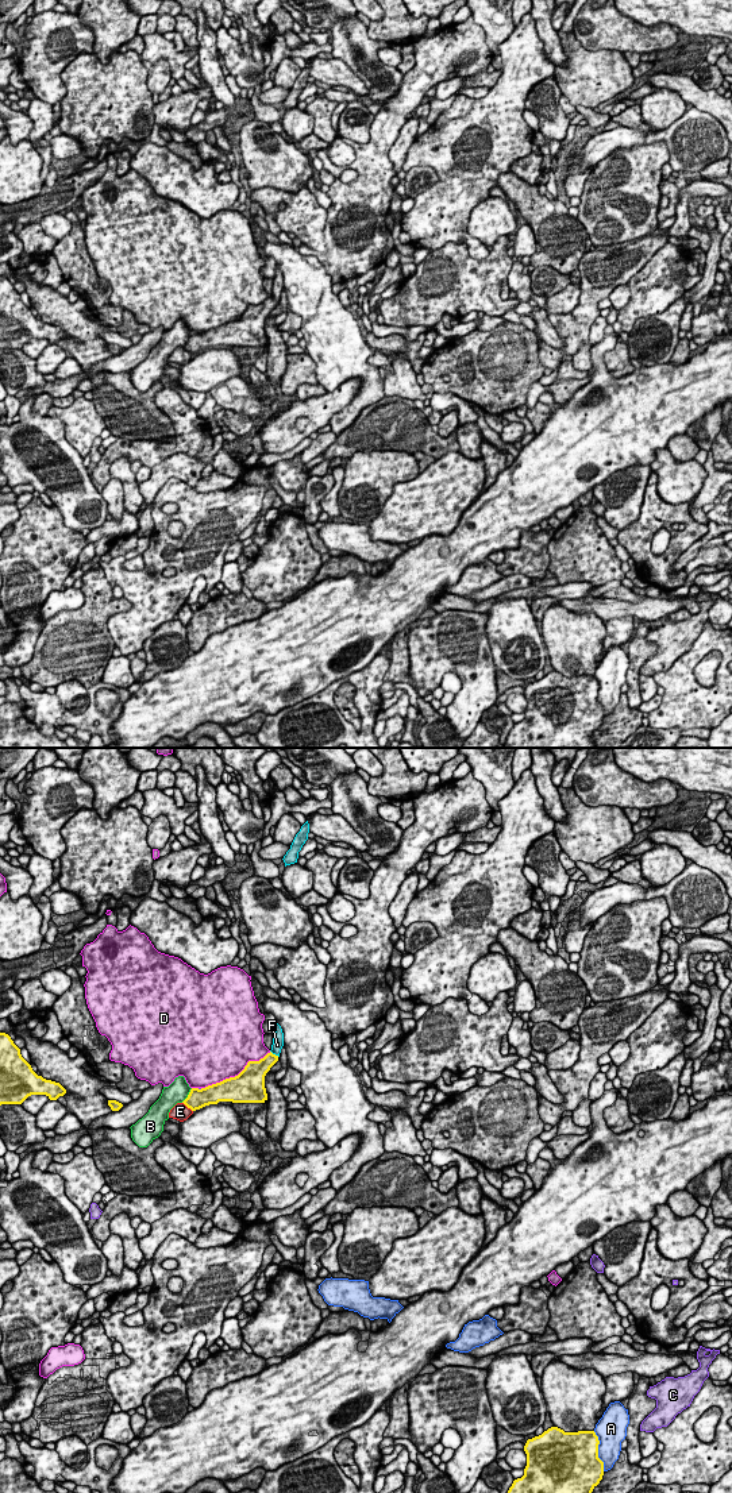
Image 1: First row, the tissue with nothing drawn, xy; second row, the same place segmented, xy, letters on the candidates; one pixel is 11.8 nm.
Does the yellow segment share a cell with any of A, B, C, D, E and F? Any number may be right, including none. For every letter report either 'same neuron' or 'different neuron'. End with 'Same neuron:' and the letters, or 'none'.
A: different neuron
B: different neuron
C: different neuron
D: different neuron
E: different neuron
F: same neuron
Same neuron: F

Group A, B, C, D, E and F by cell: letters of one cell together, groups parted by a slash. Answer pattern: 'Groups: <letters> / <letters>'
Groups: A / B / C / D / E / F

